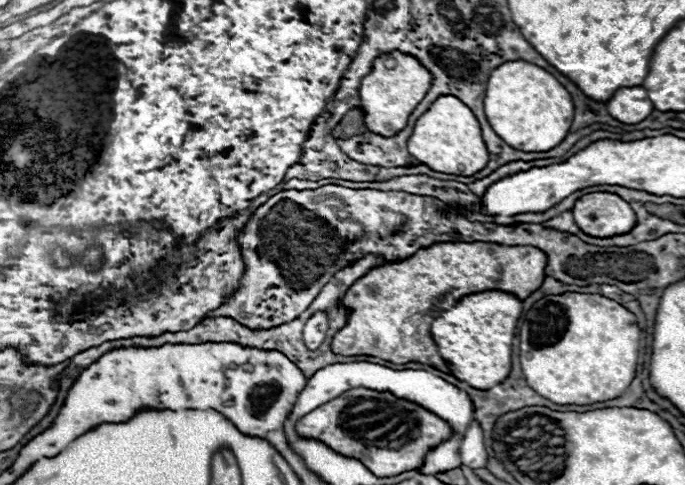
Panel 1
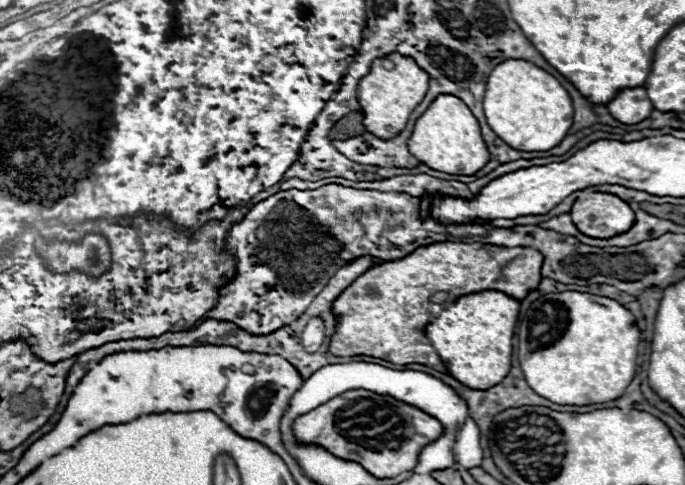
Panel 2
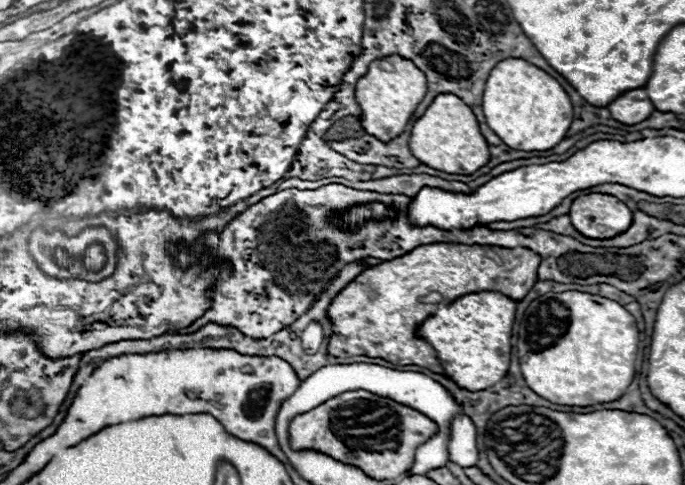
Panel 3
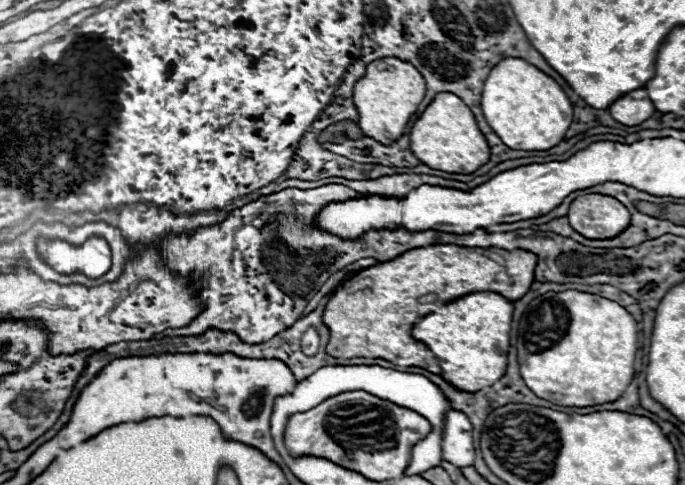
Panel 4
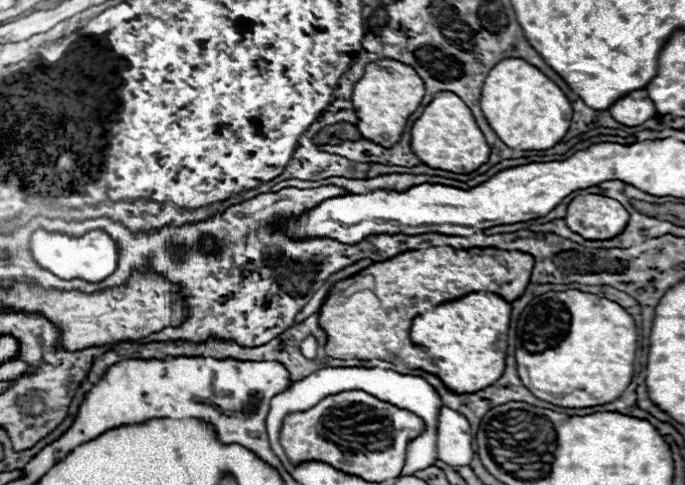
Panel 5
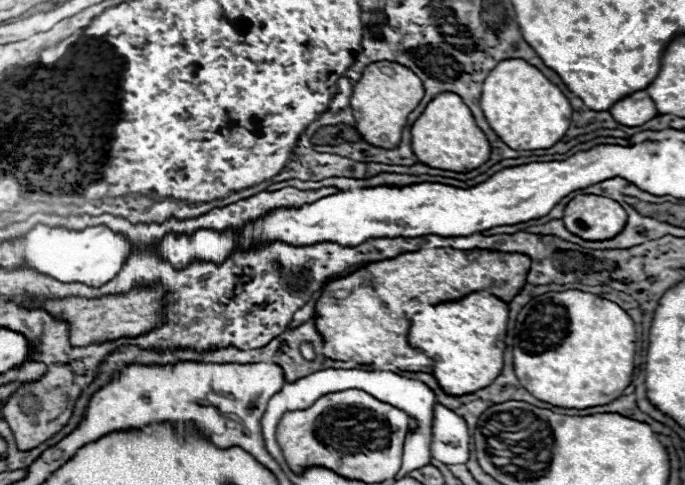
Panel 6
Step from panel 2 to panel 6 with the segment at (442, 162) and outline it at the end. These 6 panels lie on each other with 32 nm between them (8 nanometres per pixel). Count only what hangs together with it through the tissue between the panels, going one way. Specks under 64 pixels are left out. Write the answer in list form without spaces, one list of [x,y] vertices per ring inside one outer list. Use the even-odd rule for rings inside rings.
[[[438,94],[424,110],[424,114],[412,124],[412,152],[418,160],[430,168],[470,172],[482,166],[490,158],[490,144],[484,132],[476,126],[472,112],[458,94]]]

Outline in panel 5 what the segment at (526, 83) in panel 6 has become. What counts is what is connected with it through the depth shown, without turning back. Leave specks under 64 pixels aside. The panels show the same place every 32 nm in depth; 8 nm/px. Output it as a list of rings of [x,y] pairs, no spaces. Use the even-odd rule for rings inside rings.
[[[514,58],[498,62],[484,80],[482,112],[500,140],[514,150],[548,150],[564,138],[572,122],[572,106],[560,86],[536,66]]]

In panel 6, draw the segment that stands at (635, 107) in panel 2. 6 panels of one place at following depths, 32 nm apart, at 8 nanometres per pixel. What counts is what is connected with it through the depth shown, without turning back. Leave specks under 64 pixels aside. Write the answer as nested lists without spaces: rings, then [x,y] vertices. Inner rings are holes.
[[[640,90],[640,94],[630,94],[628,98],[616,102],[616,106],[610,108],[610,114],[616,118],[616,122],[624,126],[640,126],[652,120],[658,114],[658,110],[646,94],[646,90]]]

